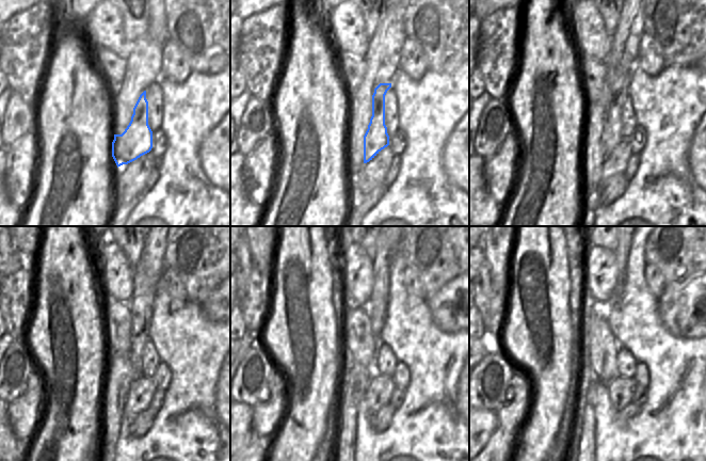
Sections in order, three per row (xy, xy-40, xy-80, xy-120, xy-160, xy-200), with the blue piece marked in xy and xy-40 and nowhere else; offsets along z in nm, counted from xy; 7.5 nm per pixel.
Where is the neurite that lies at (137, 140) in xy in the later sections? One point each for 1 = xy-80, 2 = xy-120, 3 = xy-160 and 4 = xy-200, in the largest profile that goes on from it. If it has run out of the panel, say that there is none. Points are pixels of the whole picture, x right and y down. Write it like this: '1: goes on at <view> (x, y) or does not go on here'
1: goes on at xy-80 (619, 93)
2: goes on at xy-120 (141, 302)
3: goes on at xy-160 (376, 307)
4: goes on at xy-200 (623, 248)

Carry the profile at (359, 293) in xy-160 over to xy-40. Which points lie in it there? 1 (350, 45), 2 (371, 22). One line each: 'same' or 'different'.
1: same
2: different

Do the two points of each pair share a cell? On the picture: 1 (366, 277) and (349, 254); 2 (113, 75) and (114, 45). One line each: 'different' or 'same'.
1: same
2: different

